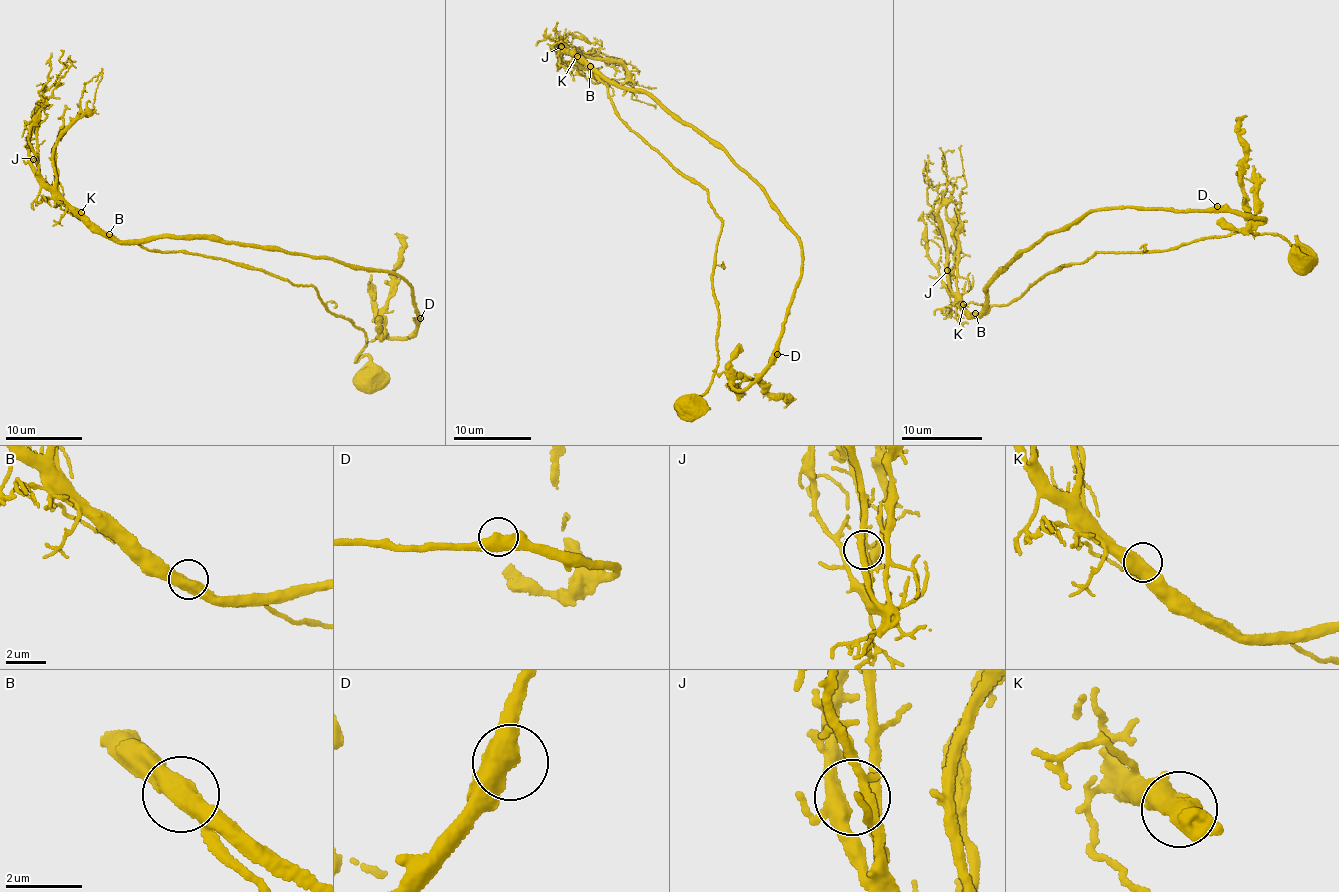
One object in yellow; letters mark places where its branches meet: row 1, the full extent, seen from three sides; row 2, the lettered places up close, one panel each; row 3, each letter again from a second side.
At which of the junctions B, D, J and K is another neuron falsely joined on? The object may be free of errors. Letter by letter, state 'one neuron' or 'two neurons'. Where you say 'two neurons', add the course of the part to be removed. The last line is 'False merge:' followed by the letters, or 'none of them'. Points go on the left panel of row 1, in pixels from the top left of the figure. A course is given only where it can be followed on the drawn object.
B: one neuron
D: one neuron
J: one neuron
K: one neuron
False merge: none of them

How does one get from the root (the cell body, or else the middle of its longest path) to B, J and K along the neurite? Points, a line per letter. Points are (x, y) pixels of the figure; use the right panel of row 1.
B: (1299, 258), (1297, 237), (1295, 247), (1247, 232), (1095, 253), (975, 313)
J: (1299, 258), (1297, 237), (1295, 247), (1247, 232), (1095, 253), (975, 317), (949, 289), (947, 270)
K: (1299, 258), (1297, 237), (1295, 247), (1247, 232), (1108, 251), (975, 317), (963, 304)

